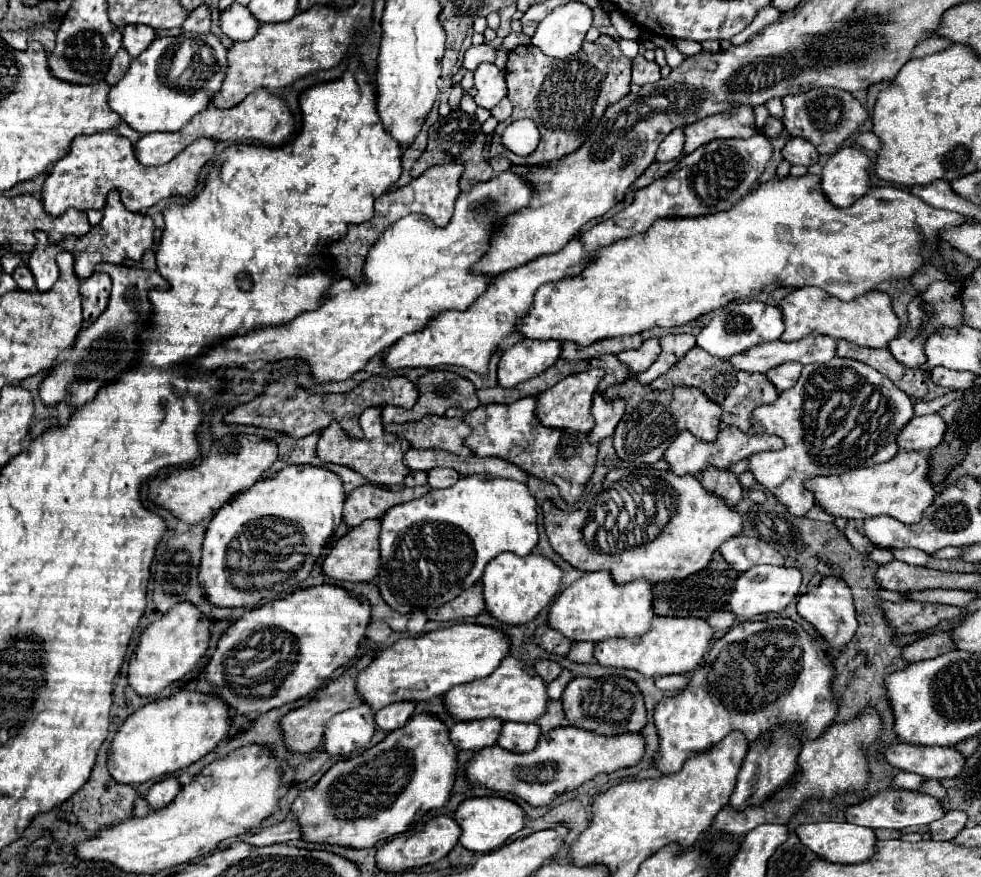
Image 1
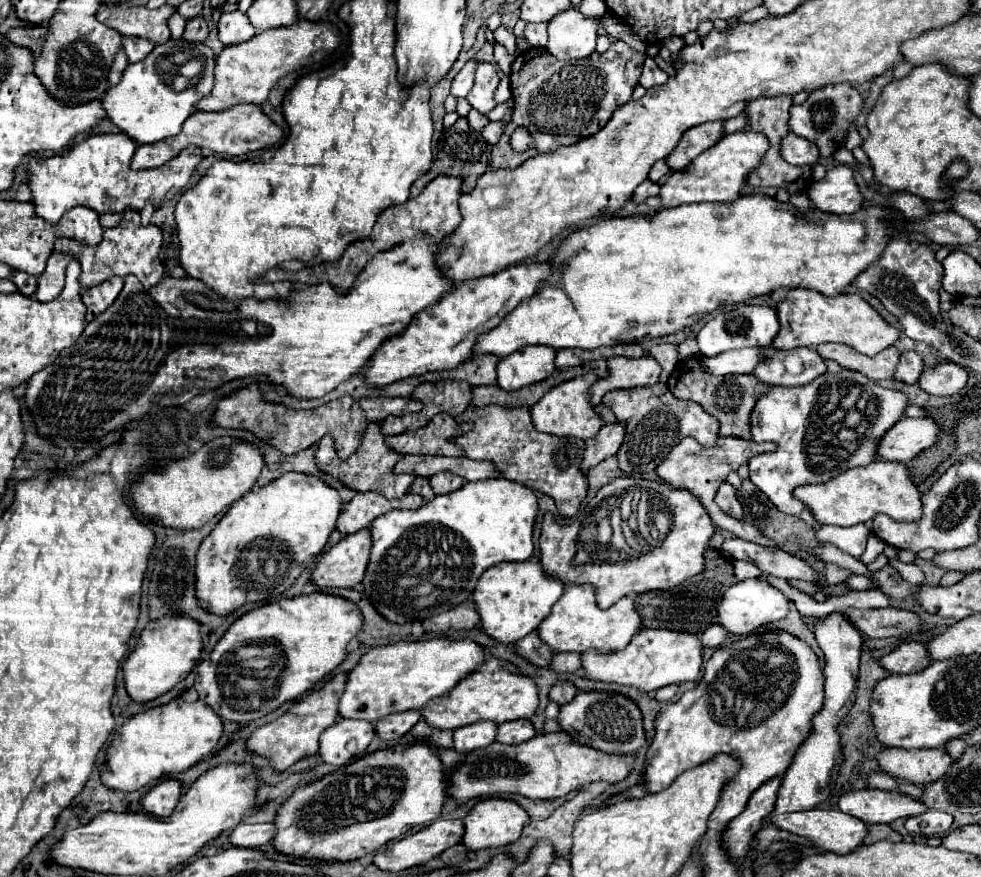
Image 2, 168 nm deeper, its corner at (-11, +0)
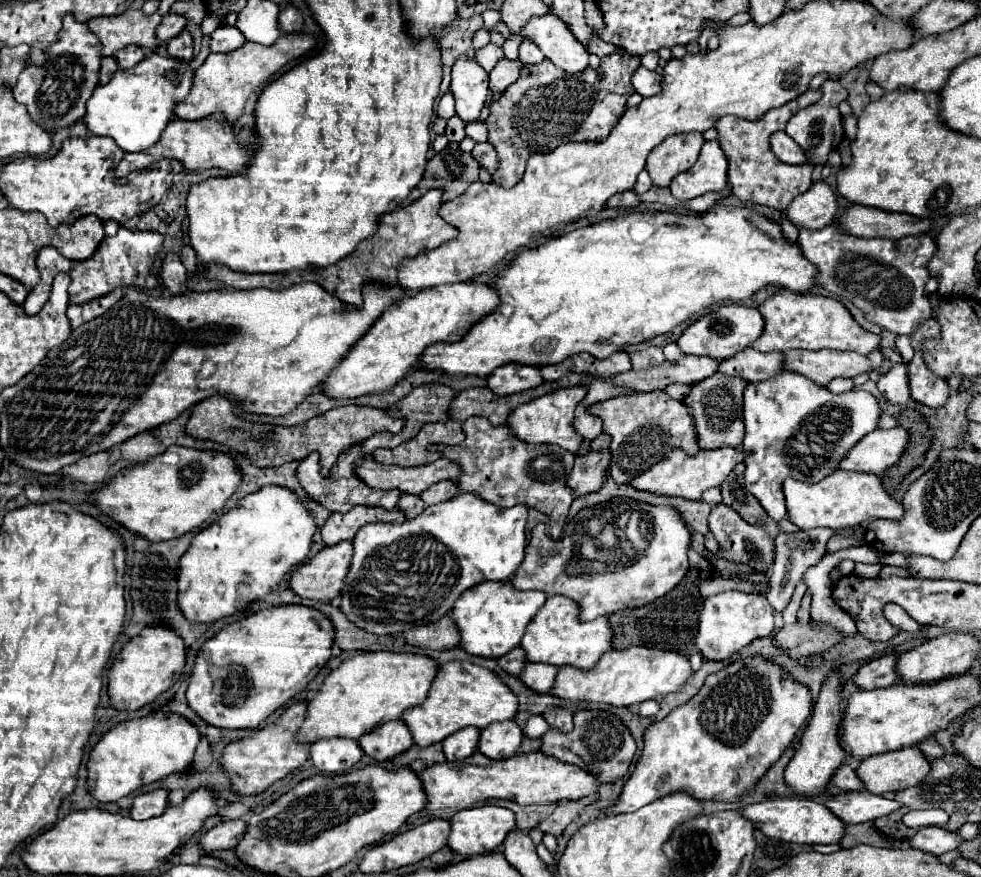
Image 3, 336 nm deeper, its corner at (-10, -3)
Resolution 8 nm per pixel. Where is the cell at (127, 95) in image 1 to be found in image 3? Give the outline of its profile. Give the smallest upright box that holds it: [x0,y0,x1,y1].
[83,52,193,152]

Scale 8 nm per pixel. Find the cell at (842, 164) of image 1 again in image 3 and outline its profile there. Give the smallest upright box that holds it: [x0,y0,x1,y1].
[783,182,837,230]

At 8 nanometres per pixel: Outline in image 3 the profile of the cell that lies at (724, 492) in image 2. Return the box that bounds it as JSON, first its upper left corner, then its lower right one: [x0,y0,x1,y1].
[709,504,775,574]

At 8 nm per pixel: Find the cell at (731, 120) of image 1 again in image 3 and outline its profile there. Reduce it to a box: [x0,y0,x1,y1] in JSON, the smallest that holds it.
[645,134,703,188]

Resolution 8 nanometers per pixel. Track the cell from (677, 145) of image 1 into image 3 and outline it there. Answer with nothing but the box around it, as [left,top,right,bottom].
[633,170,653,194]

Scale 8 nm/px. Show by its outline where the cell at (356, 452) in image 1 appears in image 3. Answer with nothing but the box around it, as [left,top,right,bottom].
[295,446,401,512]

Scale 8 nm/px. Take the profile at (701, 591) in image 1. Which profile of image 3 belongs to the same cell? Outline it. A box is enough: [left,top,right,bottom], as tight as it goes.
[609,550,713,654]

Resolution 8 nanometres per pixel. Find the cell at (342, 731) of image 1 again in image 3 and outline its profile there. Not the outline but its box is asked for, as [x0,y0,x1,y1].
[309,738,363,774]

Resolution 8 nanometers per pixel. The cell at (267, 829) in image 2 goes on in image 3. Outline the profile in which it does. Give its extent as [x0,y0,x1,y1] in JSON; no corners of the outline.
[199,820,245,852]

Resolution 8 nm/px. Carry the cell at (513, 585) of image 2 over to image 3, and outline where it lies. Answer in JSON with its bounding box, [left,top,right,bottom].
[451,582,547,658]

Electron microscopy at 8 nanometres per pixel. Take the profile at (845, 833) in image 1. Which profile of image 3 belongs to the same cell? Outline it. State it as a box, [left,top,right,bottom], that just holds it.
[741,796,845,844]

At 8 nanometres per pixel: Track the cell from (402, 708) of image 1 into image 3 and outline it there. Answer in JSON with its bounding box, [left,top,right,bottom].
[359,720,413,762]

